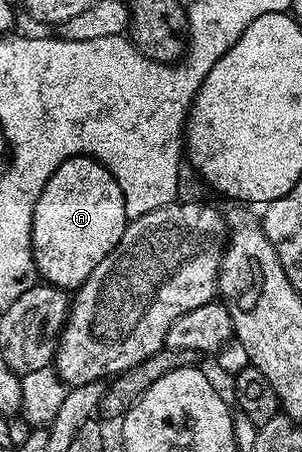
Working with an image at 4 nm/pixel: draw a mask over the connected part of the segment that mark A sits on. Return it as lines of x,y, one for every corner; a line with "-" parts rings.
75,156
66,162
62,162
62,166
58,166
58,170
54,170
54,174
46,182
42,194
38,194
38,202
32,208
32,257
36,263
37,273
53,288
63,288
65,290
81,288
86,282
86,278
90,278
90,274
94,274
94,266
98,266
98,262
102,262
102,258
106,258
106,254
110,254
110,250
114,250
114,246
118,246
128,222
126,202
122,198
122,190
116,179
110,174
110,170
103,168
100,161
94,160
90,156

